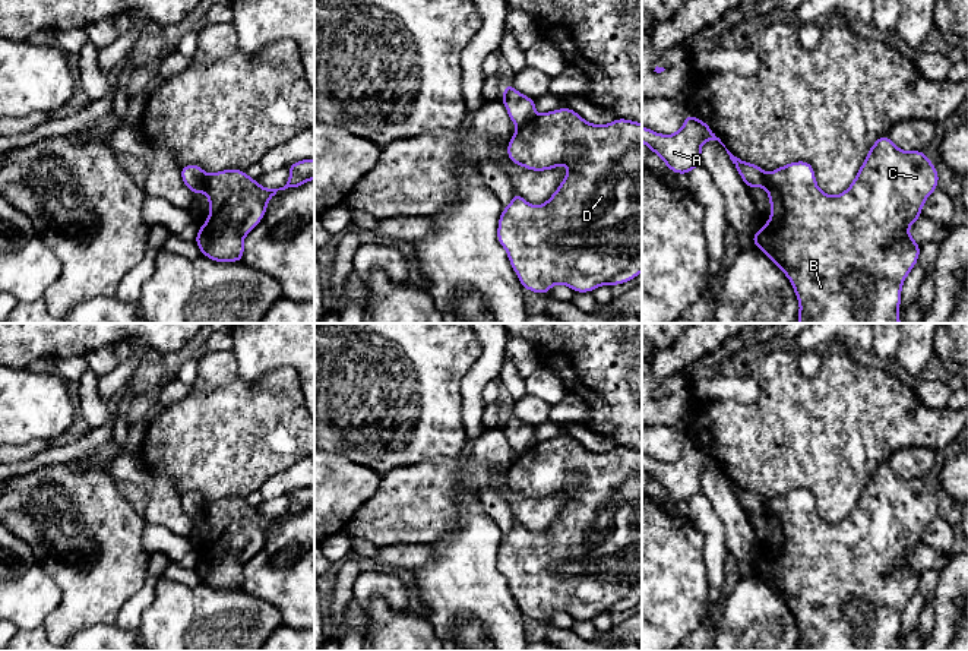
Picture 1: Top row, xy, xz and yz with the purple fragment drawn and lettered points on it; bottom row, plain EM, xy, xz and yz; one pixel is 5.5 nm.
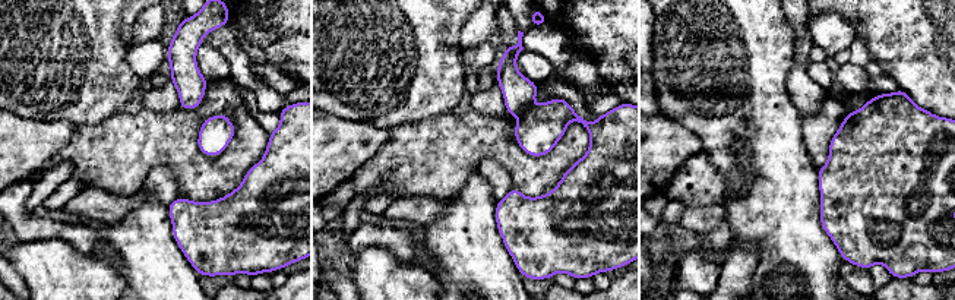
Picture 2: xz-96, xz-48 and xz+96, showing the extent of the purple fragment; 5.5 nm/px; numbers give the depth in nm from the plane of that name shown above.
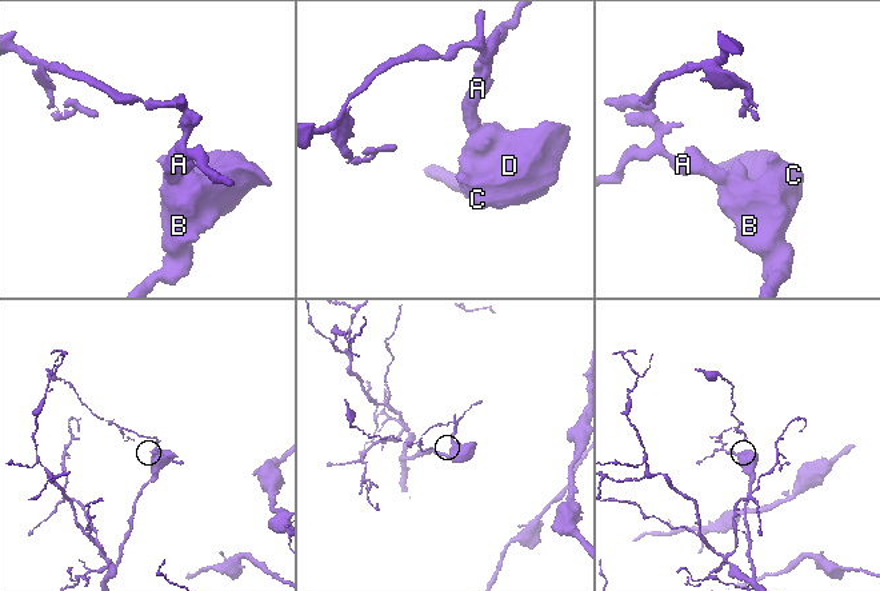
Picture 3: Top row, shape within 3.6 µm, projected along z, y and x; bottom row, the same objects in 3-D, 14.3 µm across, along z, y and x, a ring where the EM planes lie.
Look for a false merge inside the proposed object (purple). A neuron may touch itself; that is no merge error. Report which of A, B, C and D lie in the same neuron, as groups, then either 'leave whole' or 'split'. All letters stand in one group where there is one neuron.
A / B C D | split

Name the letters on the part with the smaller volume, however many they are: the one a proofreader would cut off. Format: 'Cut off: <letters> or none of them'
Cut off: A

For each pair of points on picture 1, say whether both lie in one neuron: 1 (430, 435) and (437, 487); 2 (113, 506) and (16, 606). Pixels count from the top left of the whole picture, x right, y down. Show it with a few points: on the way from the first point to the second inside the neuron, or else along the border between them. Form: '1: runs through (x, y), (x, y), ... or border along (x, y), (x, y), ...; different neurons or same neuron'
1: border along (462, 455), (459, 458), (436, 457), (399, 467); different neurons
2: border along (28, 544), (60, 591), (56, 607); different neurons

